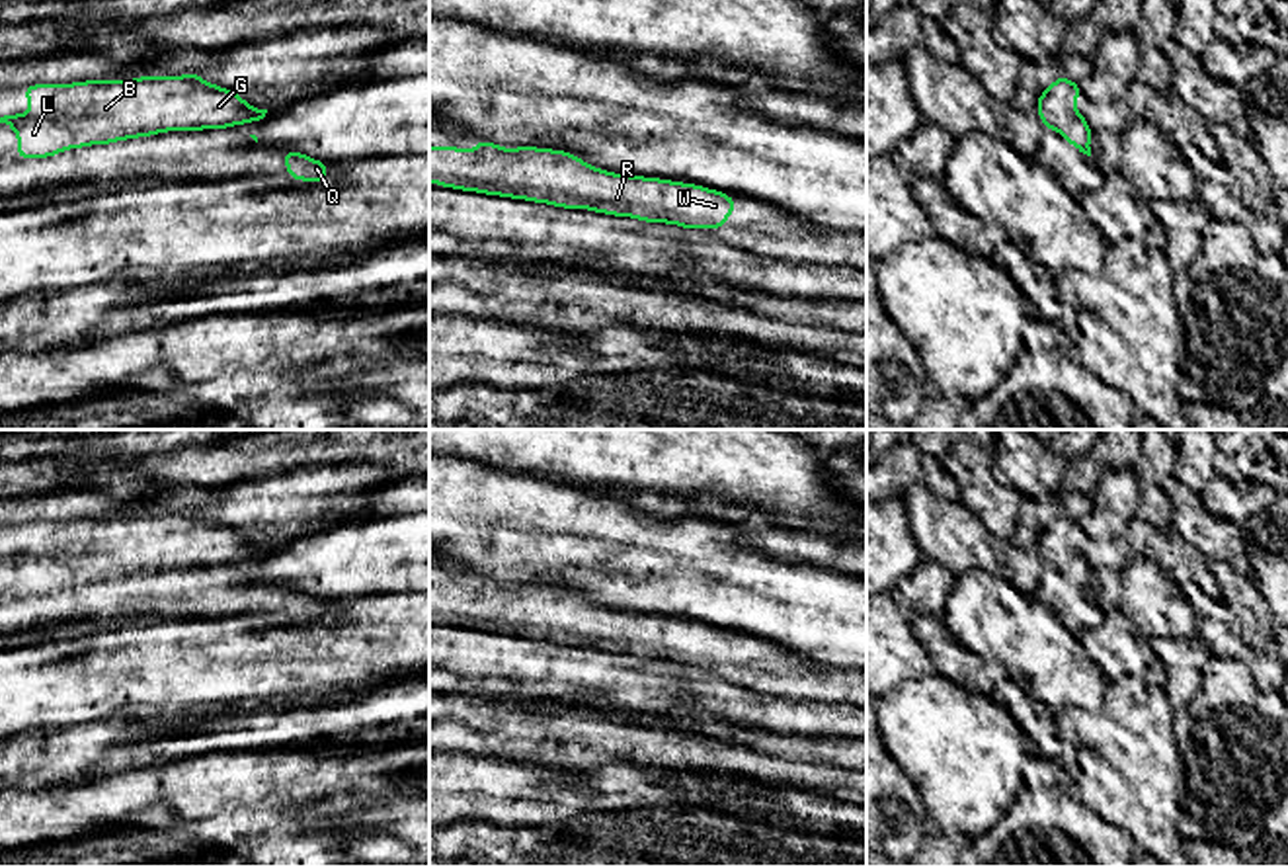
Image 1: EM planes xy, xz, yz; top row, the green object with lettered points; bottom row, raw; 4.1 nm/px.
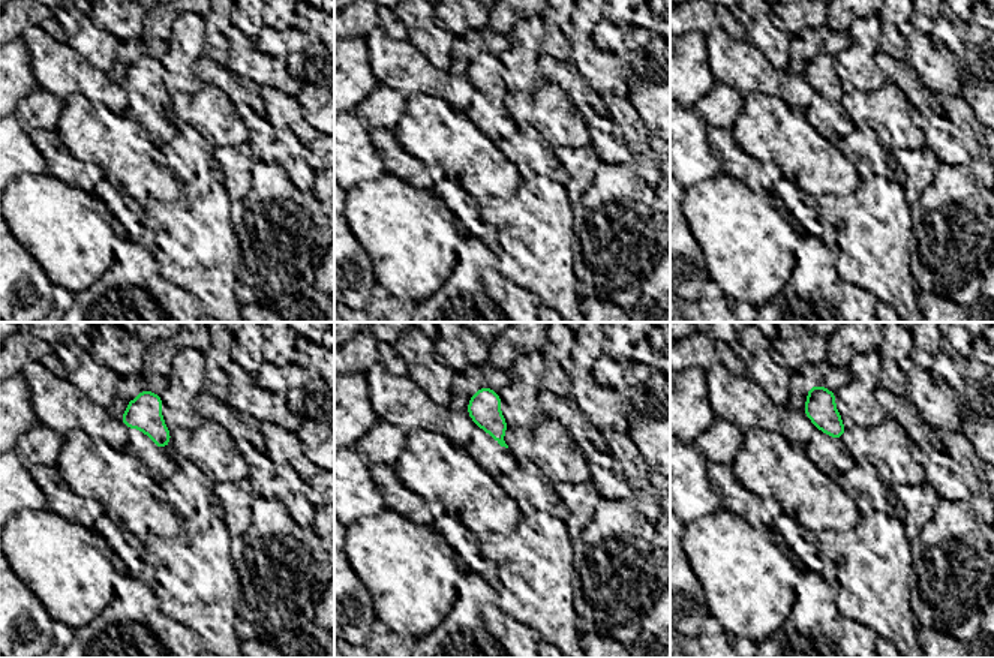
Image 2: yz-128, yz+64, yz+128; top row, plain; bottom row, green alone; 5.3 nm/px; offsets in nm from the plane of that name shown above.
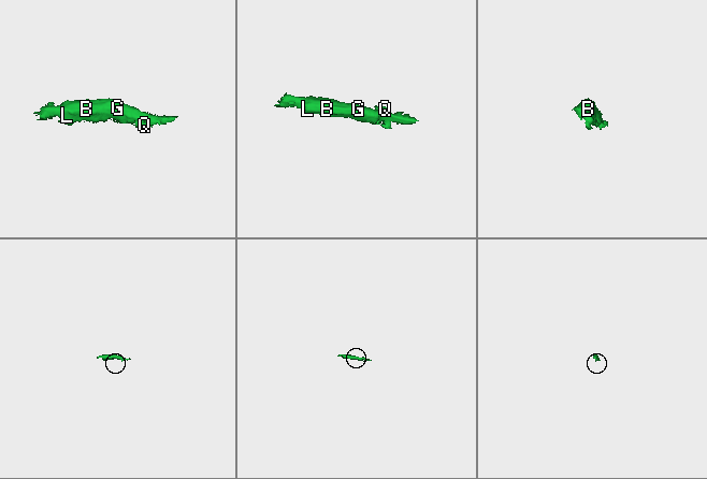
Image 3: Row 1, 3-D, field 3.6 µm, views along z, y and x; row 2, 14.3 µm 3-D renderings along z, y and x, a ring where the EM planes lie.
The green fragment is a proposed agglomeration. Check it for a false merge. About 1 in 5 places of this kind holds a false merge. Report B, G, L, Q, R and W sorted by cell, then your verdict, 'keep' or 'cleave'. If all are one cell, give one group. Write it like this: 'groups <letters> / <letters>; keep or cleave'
groups B G L Q R W; keep

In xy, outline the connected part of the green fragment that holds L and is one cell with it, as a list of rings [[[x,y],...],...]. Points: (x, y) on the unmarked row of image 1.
[[[197,510],[29,521],[23,529],[33,549],[0,555],[18,572],[18,598],[168,568],[219,568],[260,558],[267,551]]]

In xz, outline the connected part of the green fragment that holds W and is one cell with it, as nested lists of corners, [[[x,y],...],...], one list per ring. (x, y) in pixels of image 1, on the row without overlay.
[[[476,578],[472,588],[429,584],[429,619],[461,629],[546,640],[562,646],[587,646],[613,654],[632,654],[642,660],[677,662],[687,668],[724,666],[728,654],[736,648],[736,637],[724,629],[662,615],[615,611],[599,607],[566,588],[539,584],[502,586],[494,578]]]

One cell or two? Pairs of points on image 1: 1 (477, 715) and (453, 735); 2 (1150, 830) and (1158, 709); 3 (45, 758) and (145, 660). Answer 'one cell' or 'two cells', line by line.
1: one cell
2: one cell
3: two cells

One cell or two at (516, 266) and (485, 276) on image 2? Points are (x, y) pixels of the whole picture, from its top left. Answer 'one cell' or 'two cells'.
two cells

